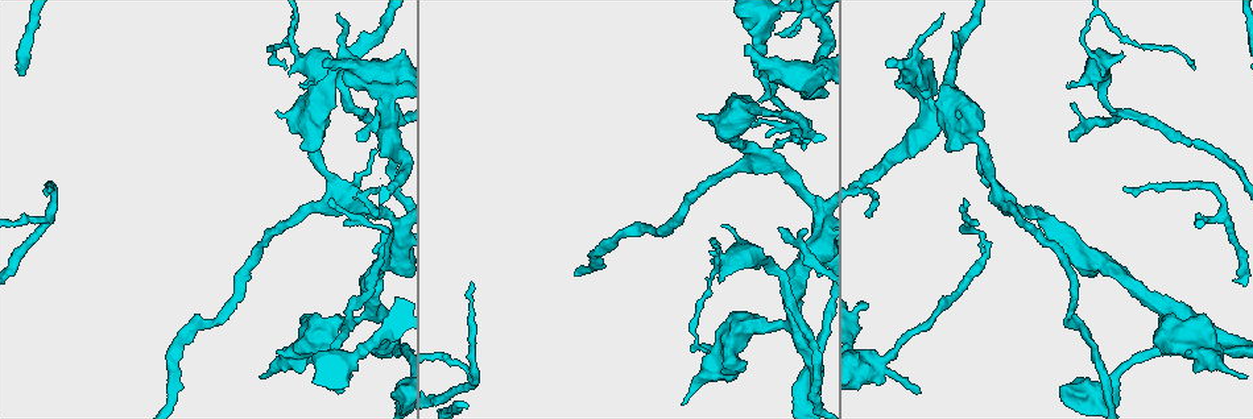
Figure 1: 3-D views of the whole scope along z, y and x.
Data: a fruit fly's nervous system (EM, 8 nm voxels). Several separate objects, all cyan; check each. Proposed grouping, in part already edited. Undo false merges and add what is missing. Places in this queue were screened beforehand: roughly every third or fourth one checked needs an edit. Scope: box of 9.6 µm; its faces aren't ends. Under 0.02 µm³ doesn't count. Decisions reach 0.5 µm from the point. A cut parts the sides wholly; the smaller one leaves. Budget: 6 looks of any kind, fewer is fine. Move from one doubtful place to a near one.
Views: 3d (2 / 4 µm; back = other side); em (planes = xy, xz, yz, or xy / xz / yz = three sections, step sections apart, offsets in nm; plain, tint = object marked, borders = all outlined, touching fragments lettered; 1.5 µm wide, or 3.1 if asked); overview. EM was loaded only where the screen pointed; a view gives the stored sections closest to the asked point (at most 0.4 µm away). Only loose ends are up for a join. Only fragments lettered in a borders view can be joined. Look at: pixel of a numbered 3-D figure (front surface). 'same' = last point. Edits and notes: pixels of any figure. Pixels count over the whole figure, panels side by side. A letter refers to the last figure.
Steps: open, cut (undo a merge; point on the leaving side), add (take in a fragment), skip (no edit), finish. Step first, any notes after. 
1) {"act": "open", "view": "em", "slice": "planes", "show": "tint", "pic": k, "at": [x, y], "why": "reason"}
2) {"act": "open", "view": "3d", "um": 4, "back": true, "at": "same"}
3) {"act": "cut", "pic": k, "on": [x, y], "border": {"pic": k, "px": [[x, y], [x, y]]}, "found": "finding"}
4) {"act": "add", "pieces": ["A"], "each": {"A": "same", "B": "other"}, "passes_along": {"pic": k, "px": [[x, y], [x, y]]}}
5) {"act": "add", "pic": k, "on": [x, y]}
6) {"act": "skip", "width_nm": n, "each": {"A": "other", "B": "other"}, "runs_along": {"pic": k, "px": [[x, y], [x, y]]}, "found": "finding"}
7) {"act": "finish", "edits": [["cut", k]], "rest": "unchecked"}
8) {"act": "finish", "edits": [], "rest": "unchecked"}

{"act": "open", "view": "em", "slice": "planes", "show": "plain", "pic": 1, "at": [1072, 104], "why": "tapers out"}

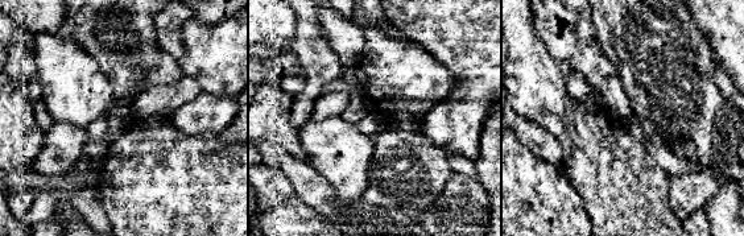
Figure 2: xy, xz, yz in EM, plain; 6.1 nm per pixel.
{"act": "open", "view": "em", "slice": "planes", "show": "borders", "at": "same", "why": "see the neighbours"}

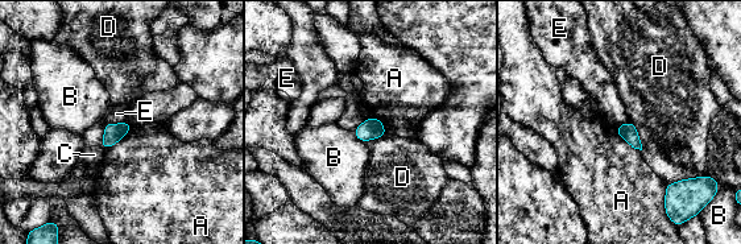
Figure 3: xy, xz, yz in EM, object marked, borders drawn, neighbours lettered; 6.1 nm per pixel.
{"act": "skip", "longest_contact_nm": ["A", 220], "each": {"A": "other", "B": "other", "C": "other", "D": "other", "E": "other"}, "border": {"pic": 3, "px": [[128, 120], [106, 123]]}, "found": "none of them fits"}

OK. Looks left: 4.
{"act": "open", "view": "em", "slice": "planes", "show": "borders", "pic": 1, "at": [698, 113], "why": "free end"}

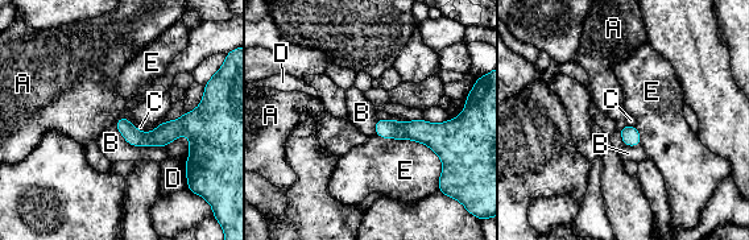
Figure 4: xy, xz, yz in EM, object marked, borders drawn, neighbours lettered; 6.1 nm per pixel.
{"act": "skip", "each": {"A": "other", "B": "other", "C": "other", "D": "other", "E": "other"}, "found": "no lettered fragment goes on from it"}

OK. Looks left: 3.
{"act": "open", "view": "em", "slice": "planes", "show": "plain", "pic": 1, "at": [1051, 226], "why": "sudden change in width"}

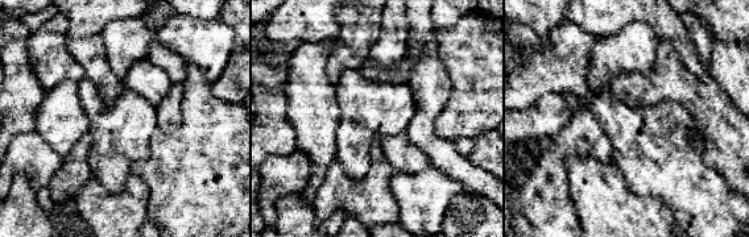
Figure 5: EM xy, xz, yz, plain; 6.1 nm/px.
{"act": "open", "view": "em", "slice": "planes", "show": "tint", "at": "same"}

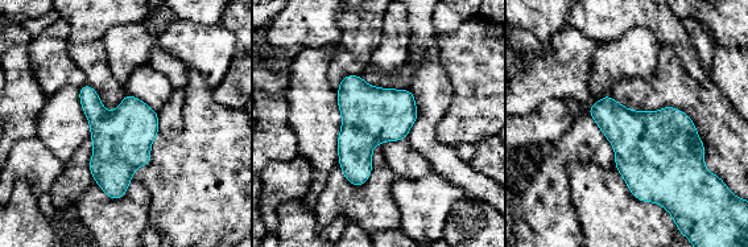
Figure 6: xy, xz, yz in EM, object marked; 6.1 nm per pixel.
{"act": "open", "view": "em", "slice": "planes", "show": "borders", "at": "same"}

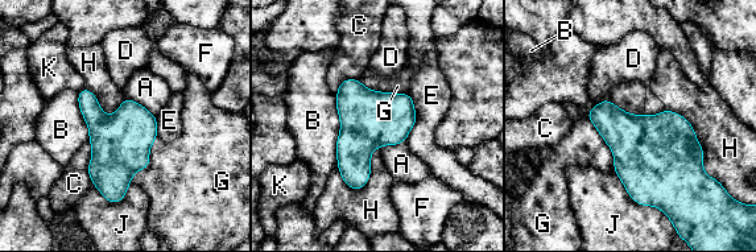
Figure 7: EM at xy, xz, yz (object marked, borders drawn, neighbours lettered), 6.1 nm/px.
{"act": "skip", "each": {"A": "other", "B": "other", "C": "other", "D": "other", "E": "other", "F": "other", "G": "other", "H": "other", "J": "other", "K": "other"}, "border": {"pic": 7, "px": [[379, 147], [368, 181], [350, 189]]}, "found": "all the same cell"}

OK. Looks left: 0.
{"act": "finish", "edits": [], "rest": "unchecked"}

